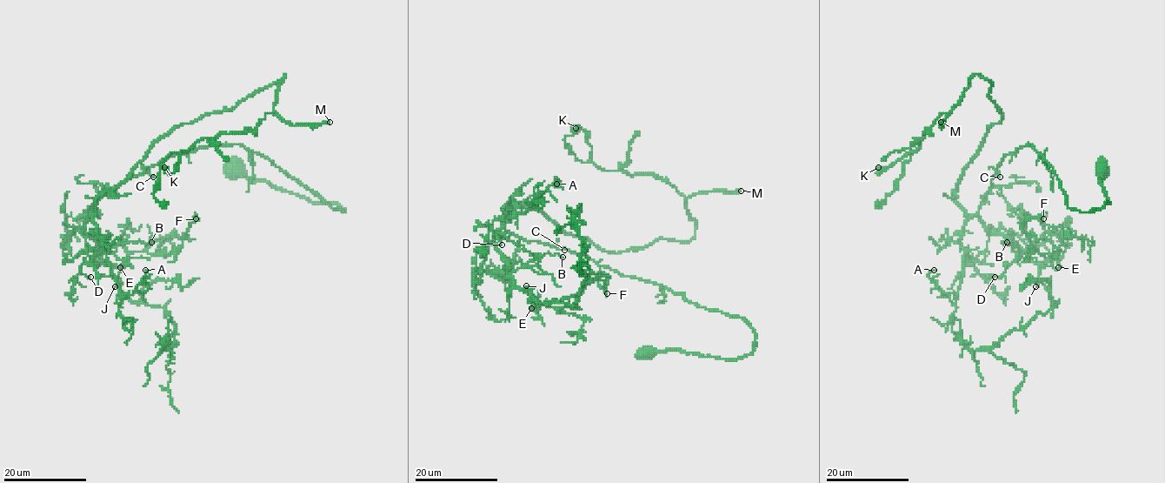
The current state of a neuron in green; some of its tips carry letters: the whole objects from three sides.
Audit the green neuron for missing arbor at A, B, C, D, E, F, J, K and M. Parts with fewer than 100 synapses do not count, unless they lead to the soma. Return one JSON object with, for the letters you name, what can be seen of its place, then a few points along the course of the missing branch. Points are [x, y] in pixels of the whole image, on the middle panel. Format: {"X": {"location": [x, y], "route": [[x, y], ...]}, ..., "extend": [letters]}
{"M": {"location": [741, 191]}, "extend": ["M"]}

